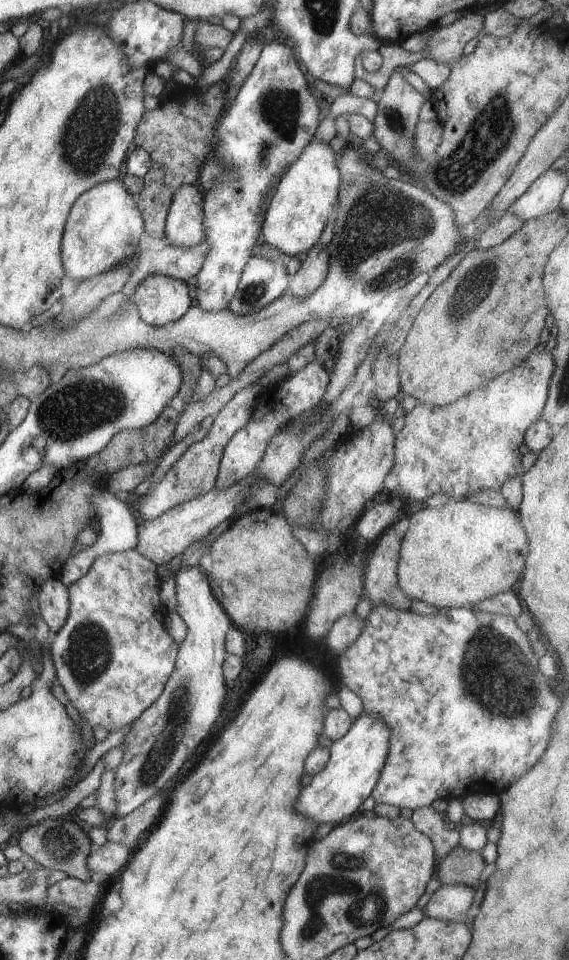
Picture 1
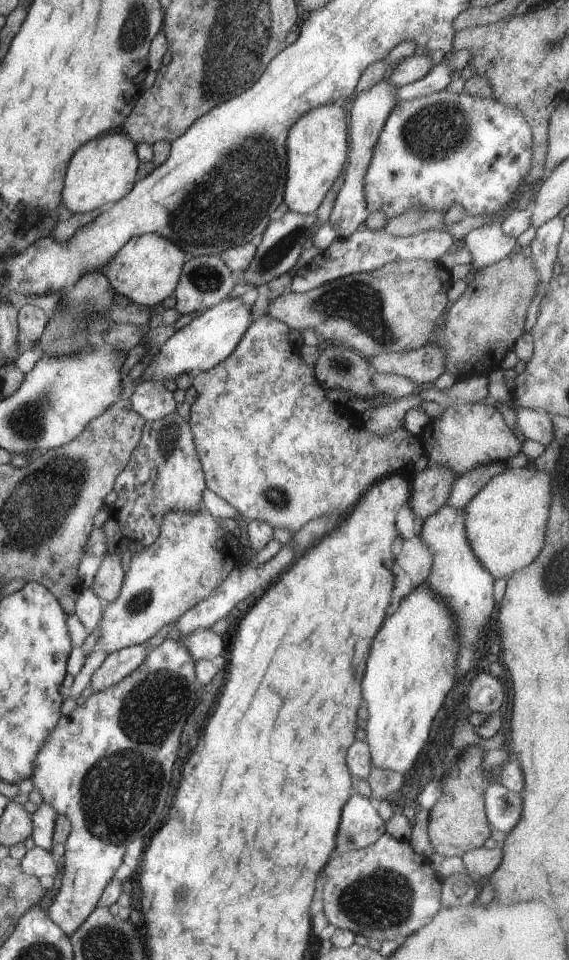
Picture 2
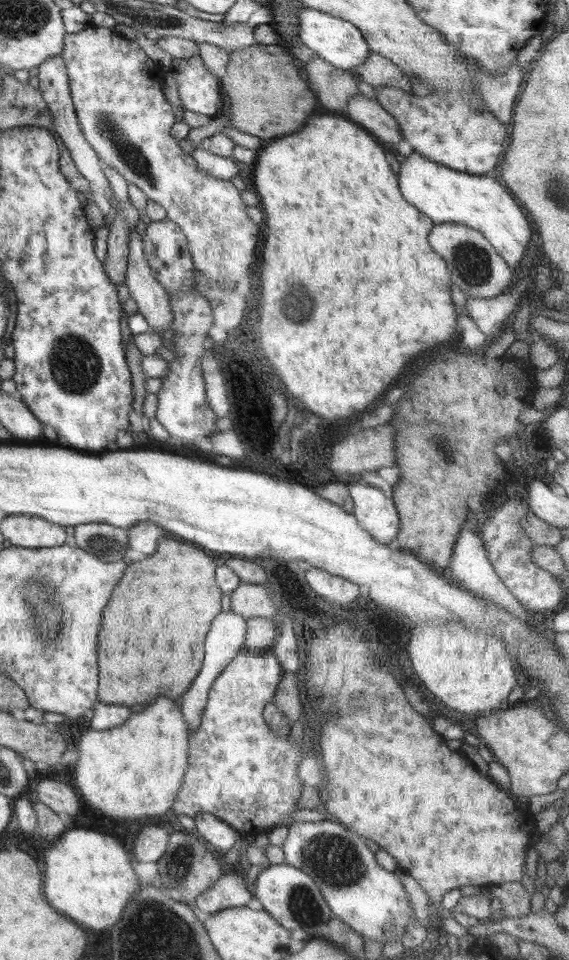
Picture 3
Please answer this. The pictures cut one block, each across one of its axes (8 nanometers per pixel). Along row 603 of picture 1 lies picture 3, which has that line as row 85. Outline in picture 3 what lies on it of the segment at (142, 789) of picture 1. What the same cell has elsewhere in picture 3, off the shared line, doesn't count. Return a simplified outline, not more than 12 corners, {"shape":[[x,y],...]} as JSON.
{"shape":[[200,56],[173,58],[183,109],[215,118],[220,80]]}

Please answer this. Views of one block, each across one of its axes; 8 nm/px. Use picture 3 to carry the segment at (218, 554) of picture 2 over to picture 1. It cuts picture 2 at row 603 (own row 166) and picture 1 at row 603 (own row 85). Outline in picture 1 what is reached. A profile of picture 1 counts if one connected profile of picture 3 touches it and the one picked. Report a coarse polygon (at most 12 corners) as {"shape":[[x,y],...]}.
{"shape":[[102,554],[67,587],[52,660],[108,733],[166,689],[179,645],[157,565]]}

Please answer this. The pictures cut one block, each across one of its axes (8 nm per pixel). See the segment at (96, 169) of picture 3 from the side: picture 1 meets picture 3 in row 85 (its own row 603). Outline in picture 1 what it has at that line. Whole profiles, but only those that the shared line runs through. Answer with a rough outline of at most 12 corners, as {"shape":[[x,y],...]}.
{"shape":[[47,579],[36,596],[40,616],[58,633],[69,616],[67,588]]}

